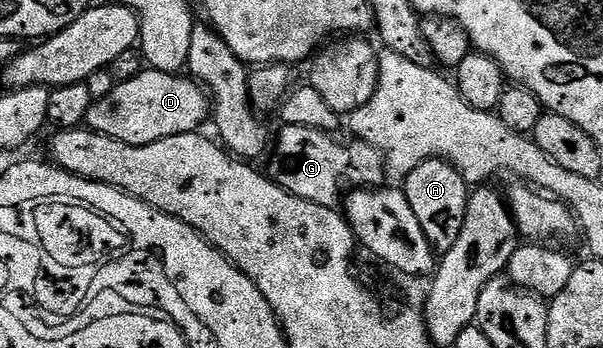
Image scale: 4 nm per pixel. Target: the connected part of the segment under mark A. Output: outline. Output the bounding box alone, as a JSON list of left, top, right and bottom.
[404,157,471,254]

